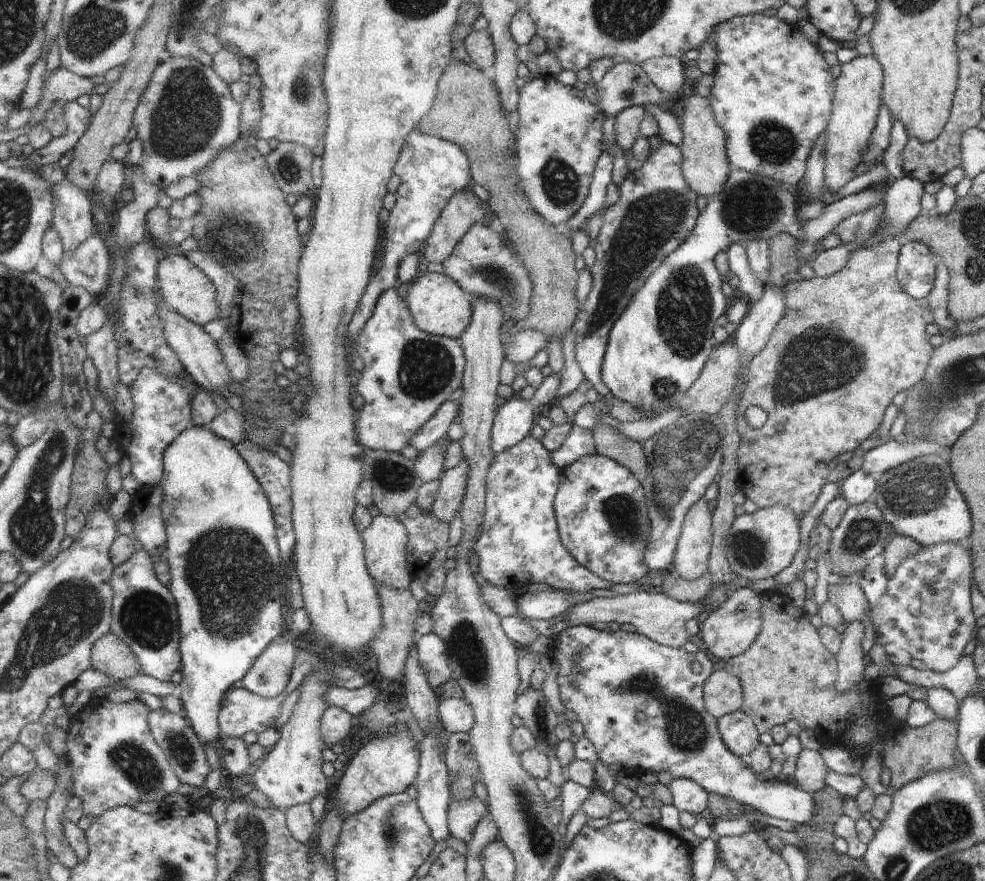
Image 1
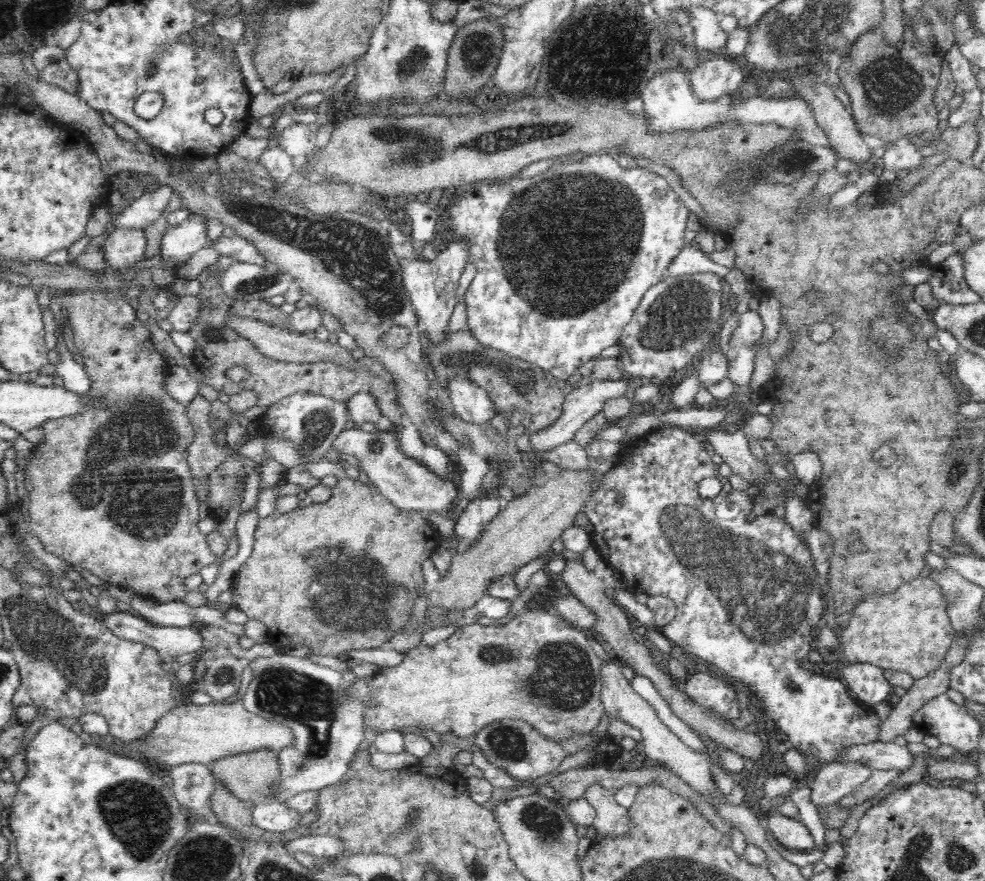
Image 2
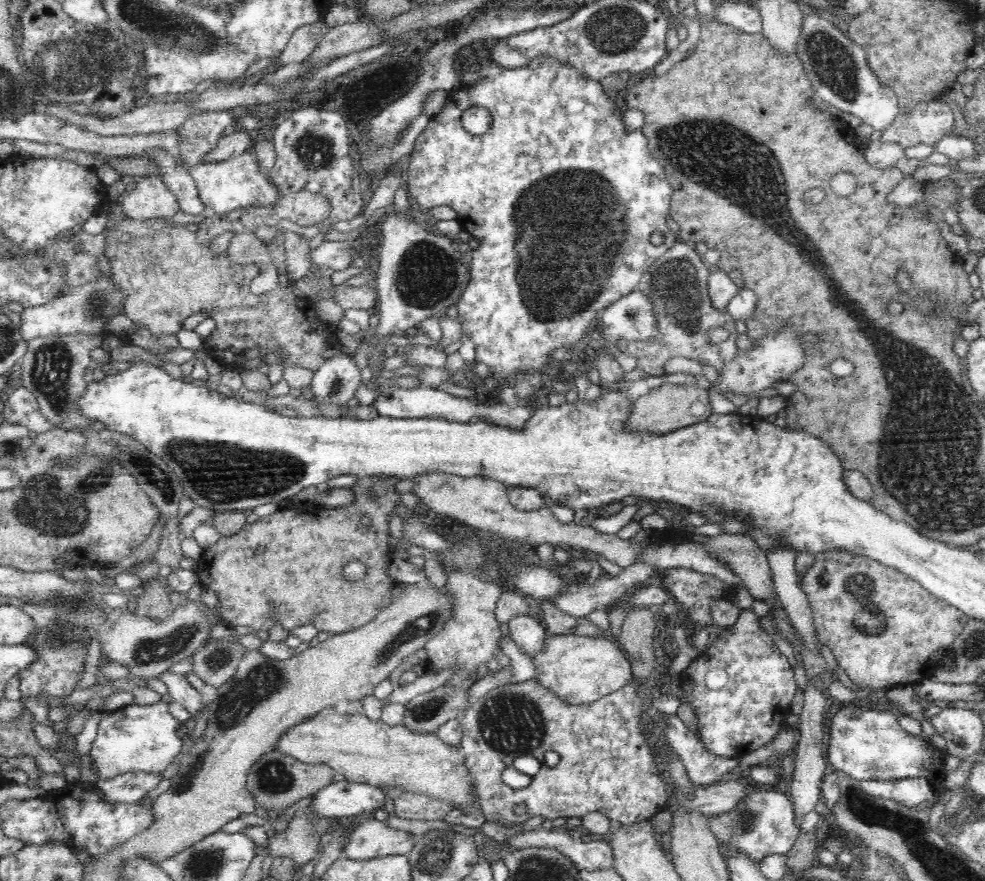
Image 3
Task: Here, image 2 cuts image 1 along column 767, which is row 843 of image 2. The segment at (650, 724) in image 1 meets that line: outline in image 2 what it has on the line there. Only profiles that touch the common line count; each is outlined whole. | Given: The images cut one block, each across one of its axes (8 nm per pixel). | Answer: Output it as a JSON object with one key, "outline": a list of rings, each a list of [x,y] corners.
{"outline":[[[778,813],[764,815],[764,825],[768,833],[788,850],[812,851],[816,844],[810,830],[801,820]]]}

